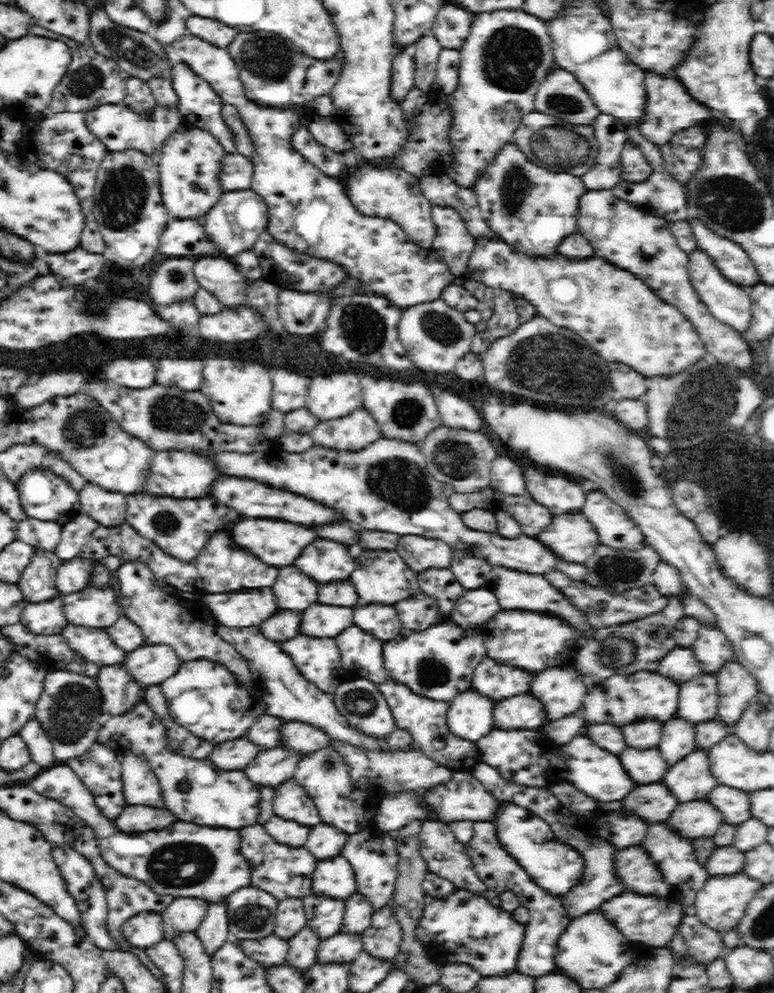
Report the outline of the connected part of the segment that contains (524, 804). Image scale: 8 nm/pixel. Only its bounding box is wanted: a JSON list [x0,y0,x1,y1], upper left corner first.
[471,763,626,919]

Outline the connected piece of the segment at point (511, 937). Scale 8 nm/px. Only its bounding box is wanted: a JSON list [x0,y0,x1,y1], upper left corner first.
[417,889,526,977]

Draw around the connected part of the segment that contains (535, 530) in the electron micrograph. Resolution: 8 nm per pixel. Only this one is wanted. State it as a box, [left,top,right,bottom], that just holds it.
[508,496,554,536]

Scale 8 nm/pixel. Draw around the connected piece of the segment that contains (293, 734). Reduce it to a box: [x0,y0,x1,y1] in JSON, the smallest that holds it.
[281,721,331,755]

